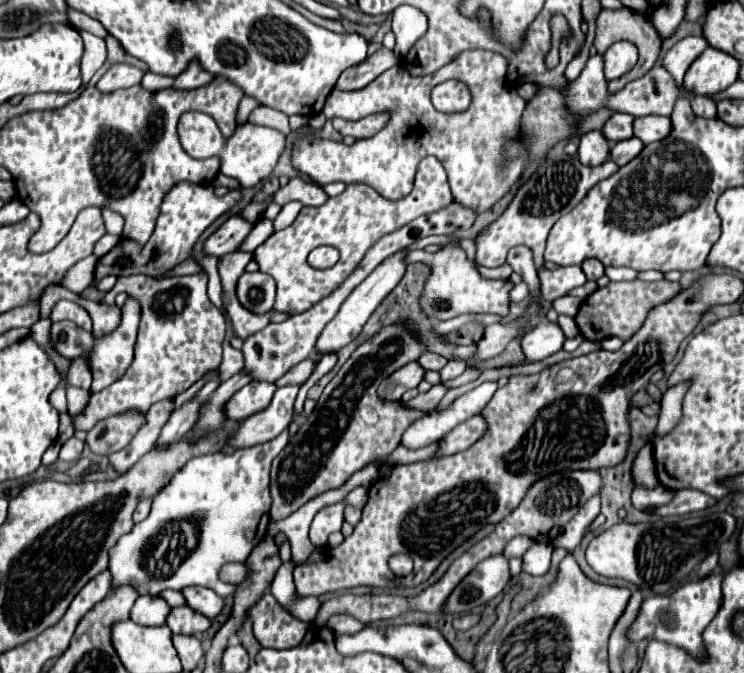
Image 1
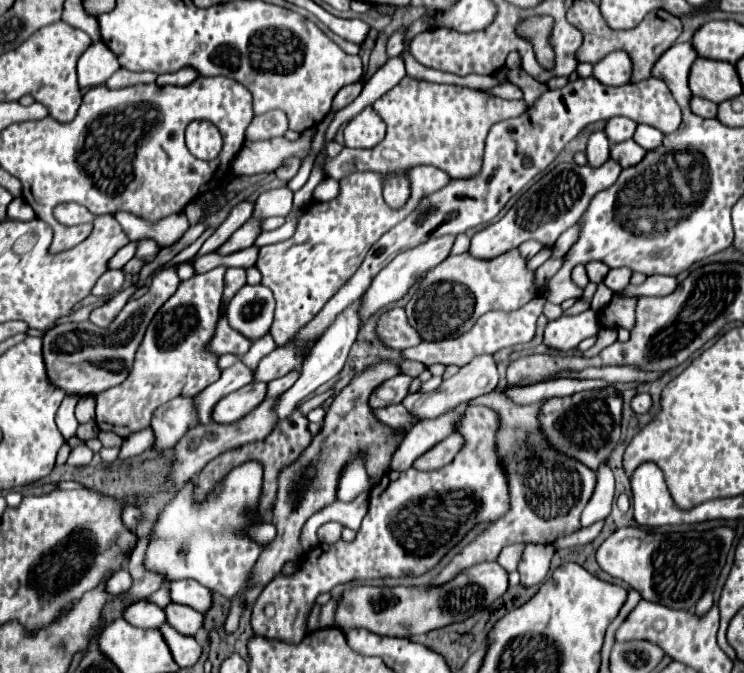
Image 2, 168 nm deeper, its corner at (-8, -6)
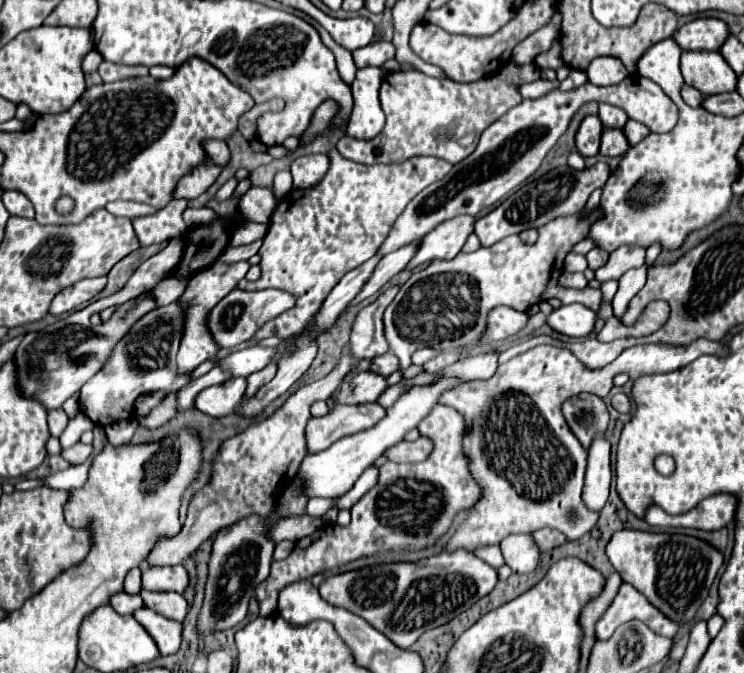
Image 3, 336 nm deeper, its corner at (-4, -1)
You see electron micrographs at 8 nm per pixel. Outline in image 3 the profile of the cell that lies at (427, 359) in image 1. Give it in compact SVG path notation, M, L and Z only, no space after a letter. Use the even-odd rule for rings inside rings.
M384 353L384 355L380 355L380 357L376 357L374 361L372 361L372 367L370 367L370 371L376 371L376 373L380 373L380 375L392 375L394 371L398 371L400 369L400 361L396 359L396 355L394 353Z

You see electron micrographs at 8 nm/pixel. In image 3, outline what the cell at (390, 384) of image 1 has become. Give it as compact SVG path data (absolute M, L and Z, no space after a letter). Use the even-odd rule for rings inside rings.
M366 371L366 373L358 373L352 381L344 381L336 401L338 403L346 403L346 405L354 405L354 403L372 403L378 401L378 397L386 391L388 383L384 375L378 375L374 371Z

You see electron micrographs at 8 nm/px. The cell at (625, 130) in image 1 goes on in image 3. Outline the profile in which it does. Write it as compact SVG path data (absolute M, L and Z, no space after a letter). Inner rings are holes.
M602 103L600 105L600 113L598 113L600 121L604 127L610 127L610 129L622 129L628 121L628 115L620 109L620 107L614 107L614 105L606 105Z

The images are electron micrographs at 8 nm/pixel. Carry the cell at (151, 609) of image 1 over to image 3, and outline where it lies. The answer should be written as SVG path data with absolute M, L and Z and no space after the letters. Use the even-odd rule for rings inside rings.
M120 593L112 597L112 607L120 613L120 615L134 615L138 609L146 607L140 595L128 595L128 593Z

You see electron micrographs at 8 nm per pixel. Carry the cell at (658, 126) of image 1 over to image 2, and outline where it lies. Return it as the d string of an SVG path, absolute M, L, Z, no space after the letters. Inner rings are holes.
M638 126L634 132L634 142L638 142L644 150L656 150L664 140L664 134L652 126Z

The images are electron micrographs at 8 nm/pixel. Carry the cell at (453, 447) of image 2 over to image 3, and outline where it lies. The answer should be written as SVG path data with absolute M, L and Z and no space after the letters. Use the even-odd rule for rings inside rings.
M420 437L412 443L400 441L396 443L396 447L390 447L384 455L388 455L388 459L394 463L418 463L422 459L428 459L432 449L434 449L432 441L428 437Z

